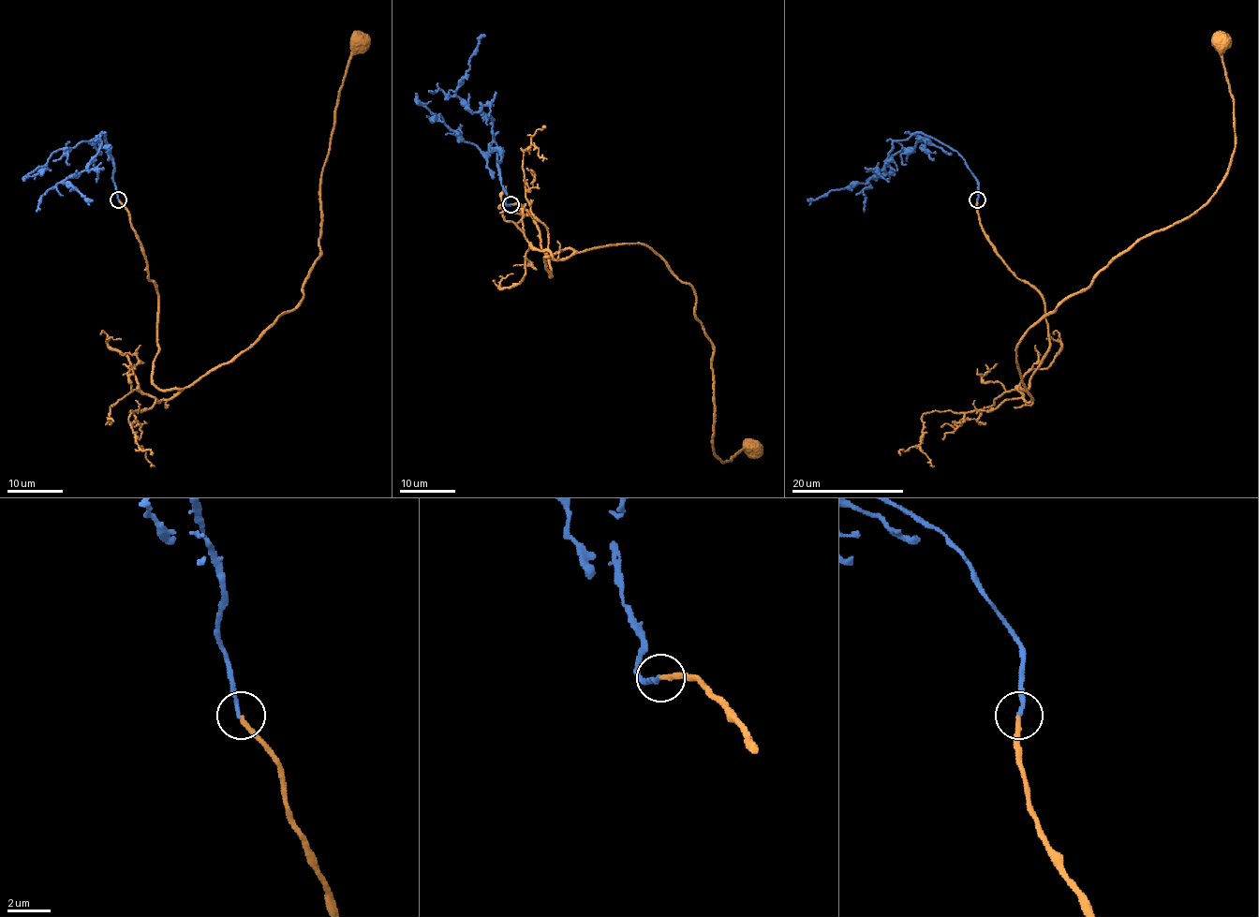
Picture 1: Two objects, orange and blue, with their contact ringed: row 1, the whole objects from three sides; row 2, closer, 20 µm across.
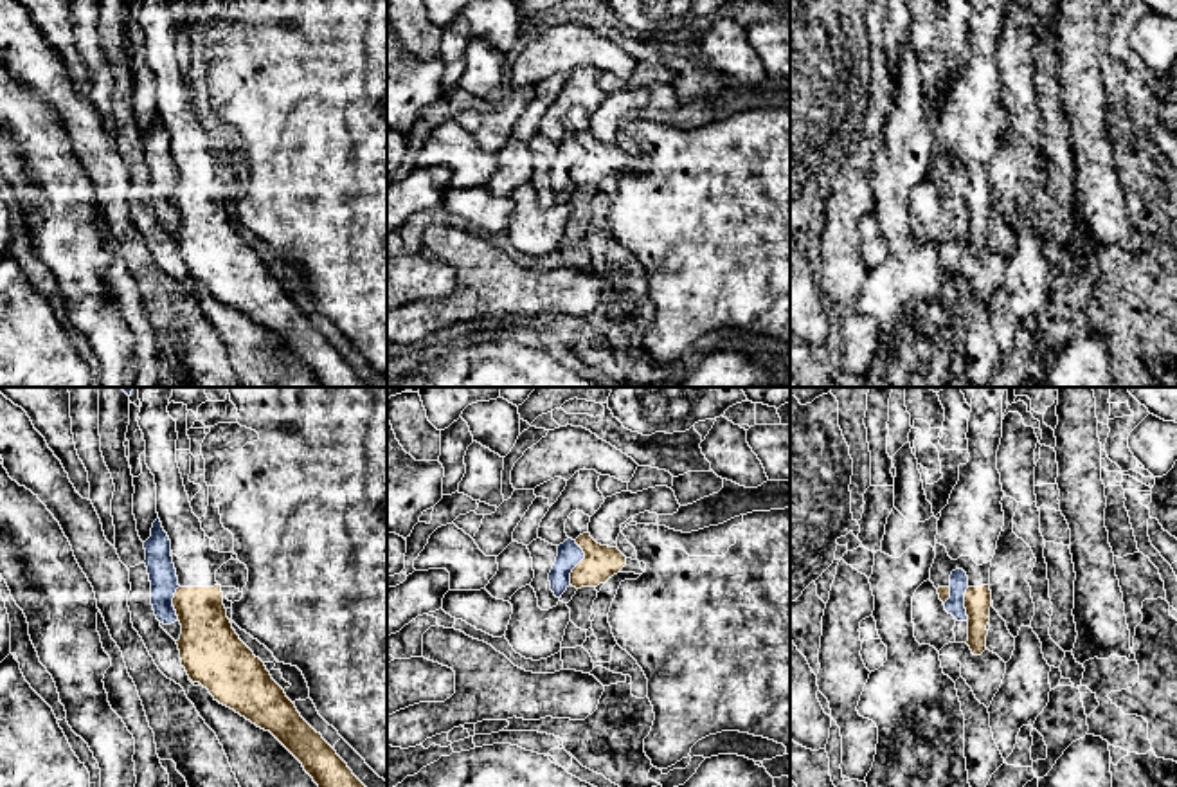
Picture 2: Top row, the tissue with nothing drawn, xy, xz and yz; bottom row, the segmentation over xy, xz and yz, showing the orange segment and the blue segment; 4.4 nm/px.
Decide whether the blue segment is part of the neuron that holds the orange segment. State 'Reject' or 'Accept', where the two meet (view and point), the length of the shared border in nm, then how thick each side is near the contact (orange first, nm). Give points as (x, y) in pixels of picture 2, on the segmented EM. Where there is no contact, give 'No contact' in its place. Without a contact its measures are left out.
Reject. Touches orange at xz (580, 562). Shared border 200 nm. Thickness 160 nm (orange) against 110 nm

